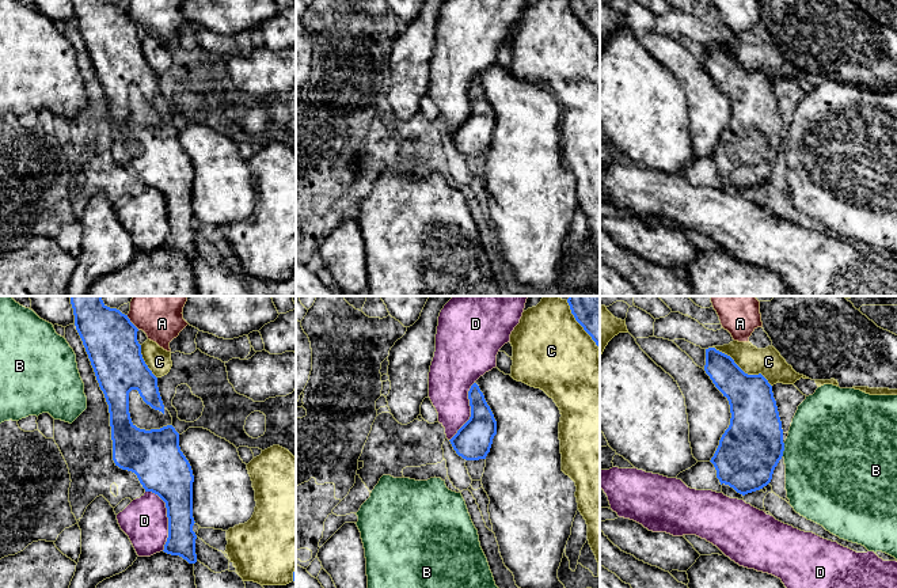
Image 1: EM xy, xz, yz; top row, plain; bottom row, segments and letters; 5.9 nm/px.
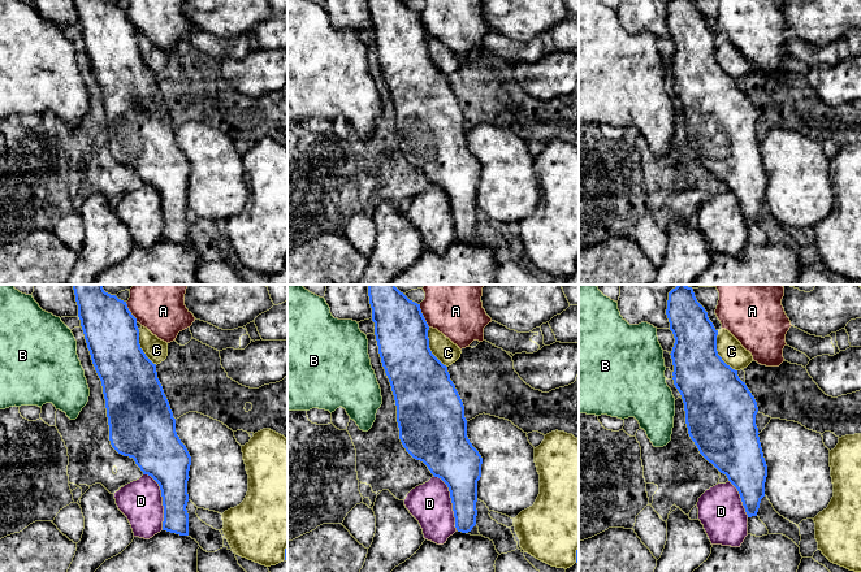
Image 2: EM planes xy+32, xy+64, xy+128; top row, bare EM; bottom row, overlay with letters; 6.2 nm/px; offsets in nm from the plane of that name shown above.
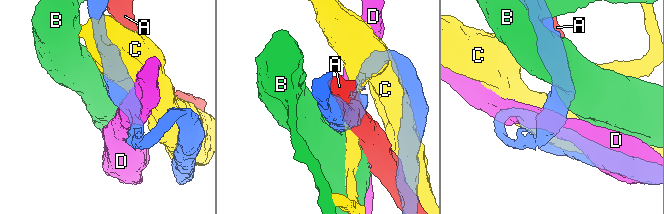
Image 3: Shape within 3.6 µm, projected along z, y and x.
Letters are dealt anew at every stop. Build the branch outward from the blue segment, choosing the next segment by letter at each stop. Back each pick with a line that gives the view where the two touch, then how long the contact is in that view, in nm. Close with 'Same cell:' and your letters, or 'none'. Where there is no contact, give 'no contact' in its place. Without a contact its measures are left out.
Same cell: none

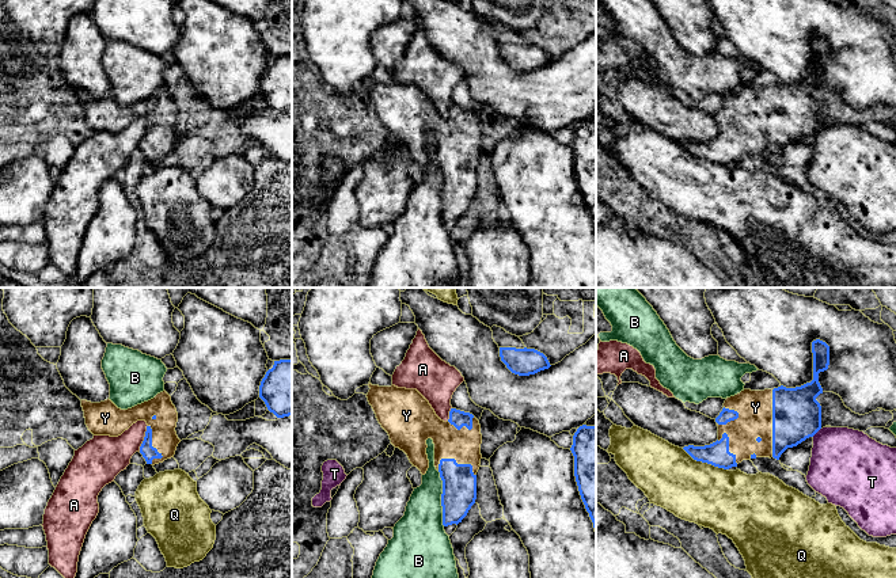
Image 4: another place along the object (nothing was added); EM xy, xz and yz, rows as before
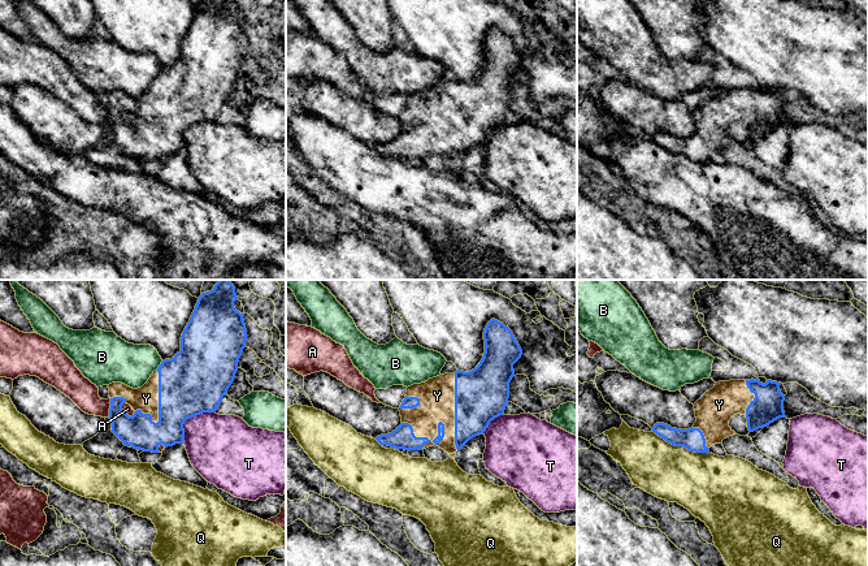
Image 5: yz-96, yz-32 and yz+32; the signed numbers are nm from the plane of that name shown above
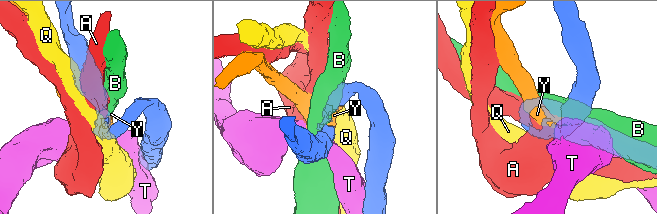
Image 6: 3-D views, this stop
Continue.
Y: contact in yz; length 400 nm
Same cell: Y

